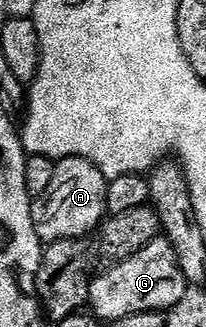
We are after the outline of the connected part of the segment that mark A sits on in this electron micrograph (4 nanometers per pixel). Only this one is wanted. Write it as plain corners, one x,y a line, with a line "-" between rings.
61,158
56,161
53,180
49,188
41,192
31,203
31,215
33,216
33,228
37,228
37,236
40,242
56,242
57,240
69,240
70,238
86,239
87,234
94,235
98,231
99,223
107,214
107,184
109,179
102,174
96,166
84,158

